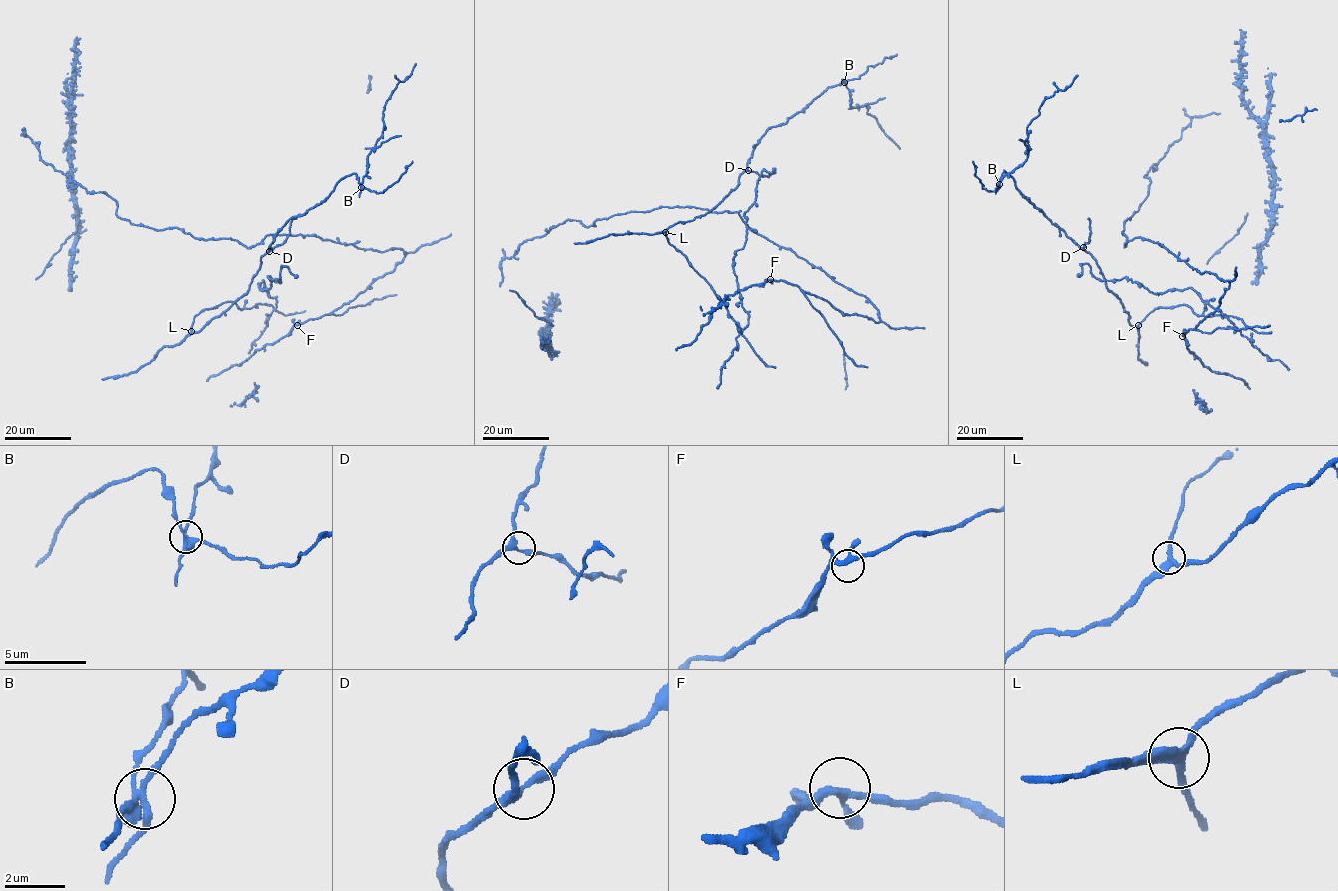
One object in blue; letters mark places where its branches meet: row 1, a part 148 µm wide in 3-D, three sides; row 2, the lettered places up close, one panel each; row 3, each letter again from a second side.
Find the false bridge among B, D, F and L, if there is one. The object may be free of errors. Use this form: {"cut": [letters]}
{"cut": ["B"]}

